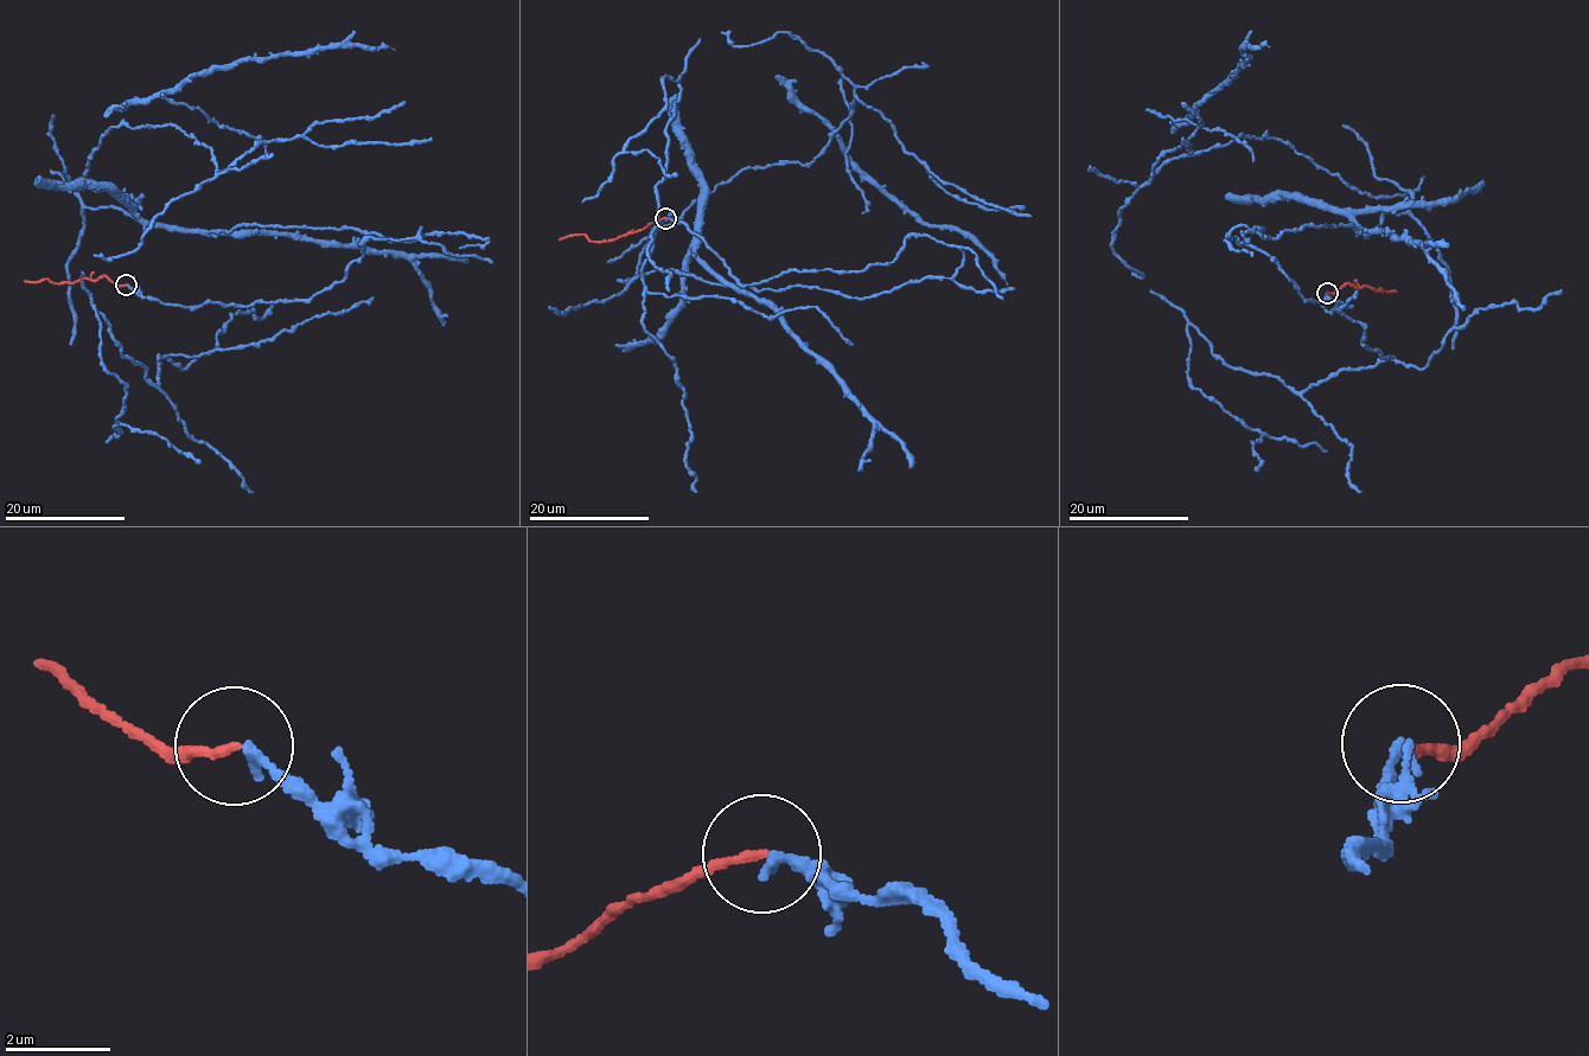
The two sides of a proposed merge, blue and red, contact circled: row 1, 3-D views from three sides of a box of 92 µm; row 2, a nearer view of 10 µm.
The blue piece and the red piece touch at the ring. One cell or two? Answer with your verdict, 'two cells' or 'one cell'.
two cells

